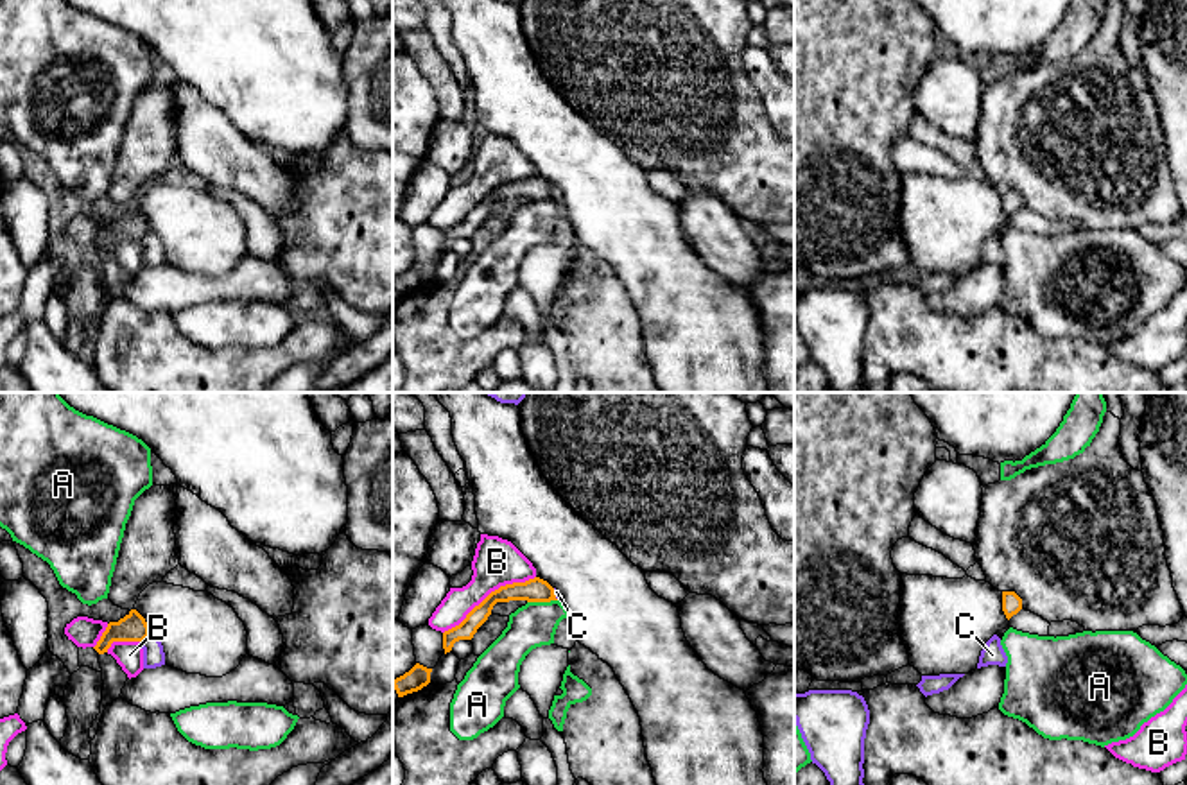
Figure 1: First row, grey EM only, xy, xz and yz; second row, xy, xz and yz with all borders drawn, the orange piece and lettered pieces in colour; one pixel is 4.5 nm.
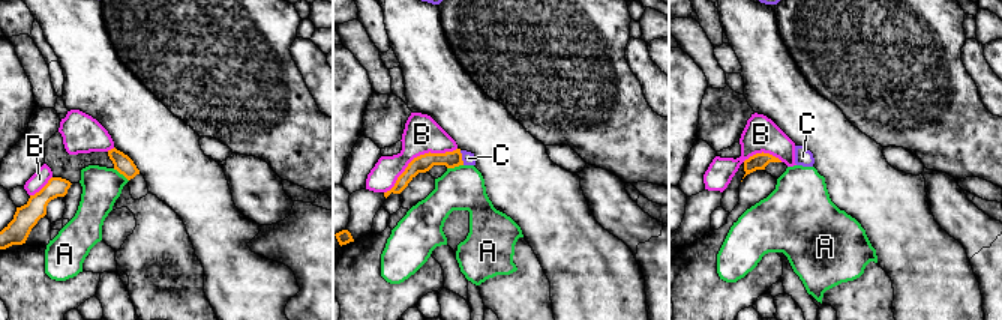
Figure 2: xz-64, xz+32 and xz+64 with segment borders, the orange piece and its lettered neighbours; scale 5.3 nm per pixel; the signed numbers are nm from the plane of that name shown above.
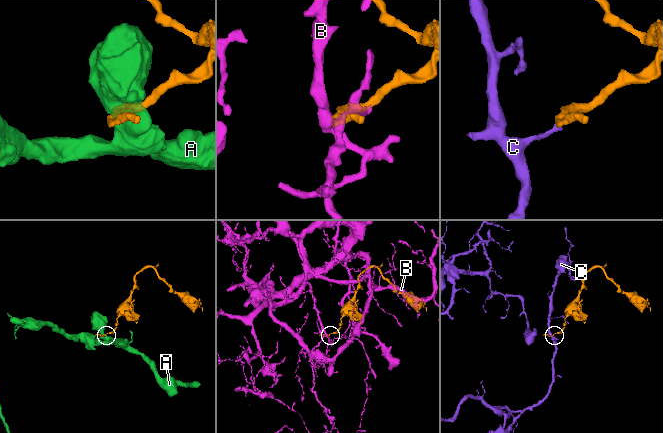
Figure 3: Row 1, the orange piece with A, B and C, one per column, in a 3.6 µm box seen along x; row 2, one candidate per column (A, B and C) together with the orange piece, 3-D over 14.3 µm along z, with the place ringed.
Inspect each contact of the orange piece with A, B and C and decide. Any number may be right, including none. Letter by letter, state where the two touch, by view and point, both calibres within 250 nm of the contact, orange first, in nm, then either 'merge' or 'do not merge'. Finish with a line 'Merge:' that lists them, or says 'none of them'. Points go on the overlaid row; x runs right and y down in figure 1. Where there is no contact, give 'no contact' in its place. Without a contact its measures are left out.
A: meets orange in xz at (542, 601); 110 nm thick on the orange side, 200 nm on the other; do not merge
B: meets orange in xz at (490, 594); 110 nm thick on the orange side, 220 nm on the other; merge
C: meets orange in xy at (144, 638); 130 nm thick on the orange side, 100 nm on the other; do not merge
Merge: B

